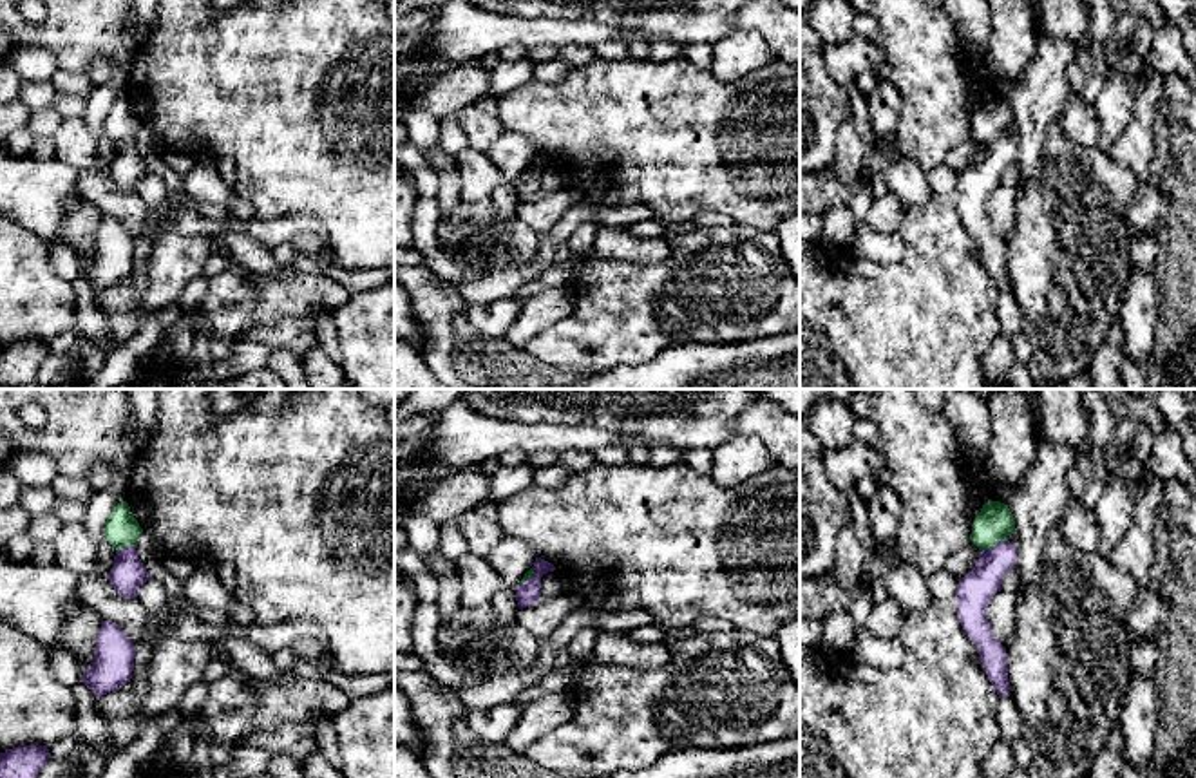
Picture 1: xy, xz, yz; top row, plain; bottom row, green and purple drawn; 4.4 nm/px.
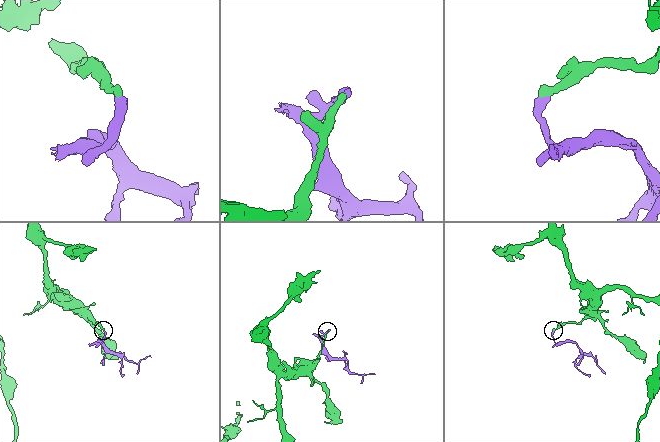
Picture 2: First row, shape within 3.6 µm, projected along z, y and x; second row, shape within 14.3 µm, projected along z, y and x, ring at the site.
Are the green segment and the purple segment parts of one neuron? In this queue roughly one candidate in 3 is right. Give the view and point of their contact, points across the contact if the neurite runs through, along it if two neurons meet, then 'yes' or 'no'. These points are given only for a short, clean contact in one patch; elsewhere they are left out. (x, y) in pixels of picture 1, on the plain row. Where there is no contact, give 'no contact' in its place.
contact yz (992, 140); border yz (1006, 132), (979, 145); no

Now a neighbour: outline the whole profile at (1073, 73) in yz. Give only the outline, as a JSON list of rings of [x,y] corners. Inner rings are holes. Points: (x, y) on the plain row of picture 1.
[[[1073,62],[1066,67],[1066,80],[1068,80],[1073,94],[1078,100],[1080,94],[1084,92],[1084,89],[1086,89],[1086,78],[1084,78],[1084,72],[1082,72],[1082,69],[1077,62]]]

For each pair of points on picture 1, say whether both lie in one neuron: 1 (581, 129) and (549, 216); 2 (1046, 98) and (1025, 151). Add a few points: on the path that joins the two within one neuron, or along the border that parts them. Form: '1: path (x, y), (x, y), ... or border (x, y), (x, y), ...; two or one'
1: border (569, 183), (585, 192); two
2: path (1037, 111), (1037, 127), (1032, 138); one

